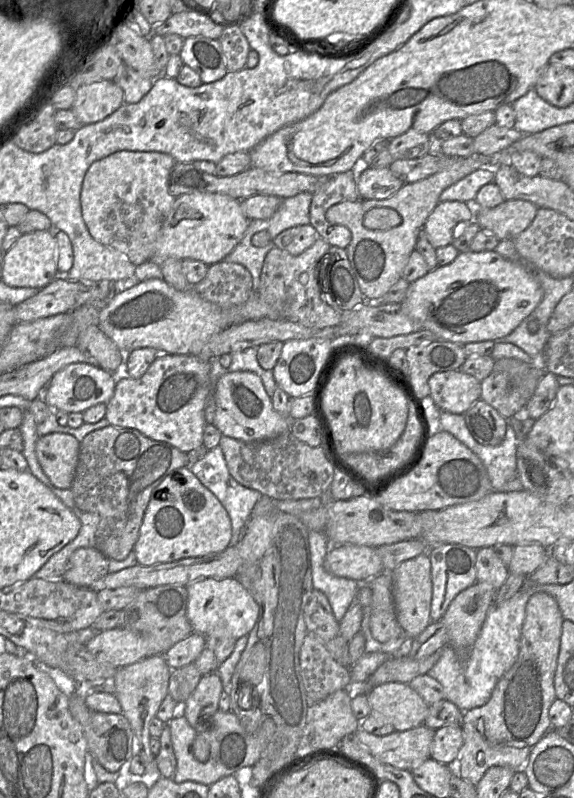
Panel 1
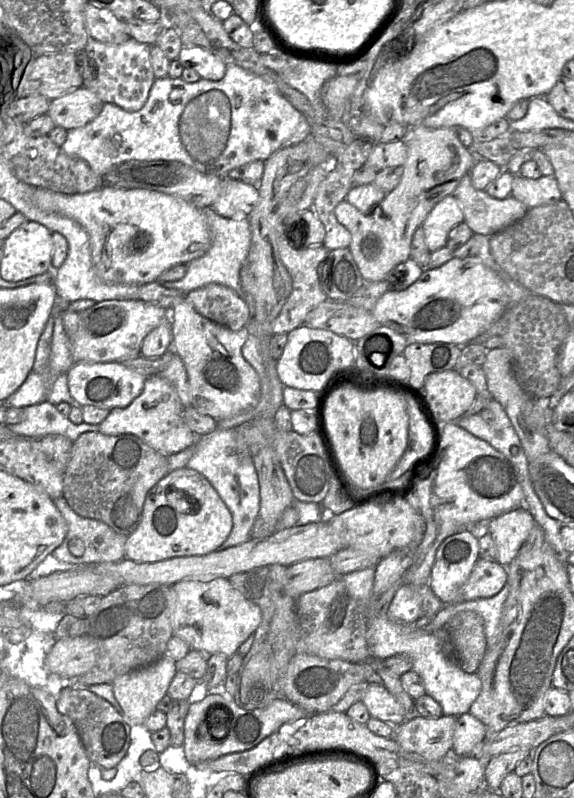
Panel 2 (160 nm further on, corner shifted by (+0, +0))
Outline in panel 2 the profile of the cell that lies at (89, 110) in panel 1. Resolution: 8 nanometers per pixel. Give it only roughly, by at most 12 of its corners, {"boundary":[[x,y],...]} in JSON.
{"boundary":[[81,87],[50,101],[56,127],[71,130],[93,121],[103,101]]}

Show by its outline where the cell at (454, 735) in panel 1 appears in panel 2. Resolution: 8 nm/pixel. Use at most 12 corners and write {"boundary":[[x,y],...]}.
{"boundary":[[470,712],[457,717],[452,751],[467,756],[486,736]]}

